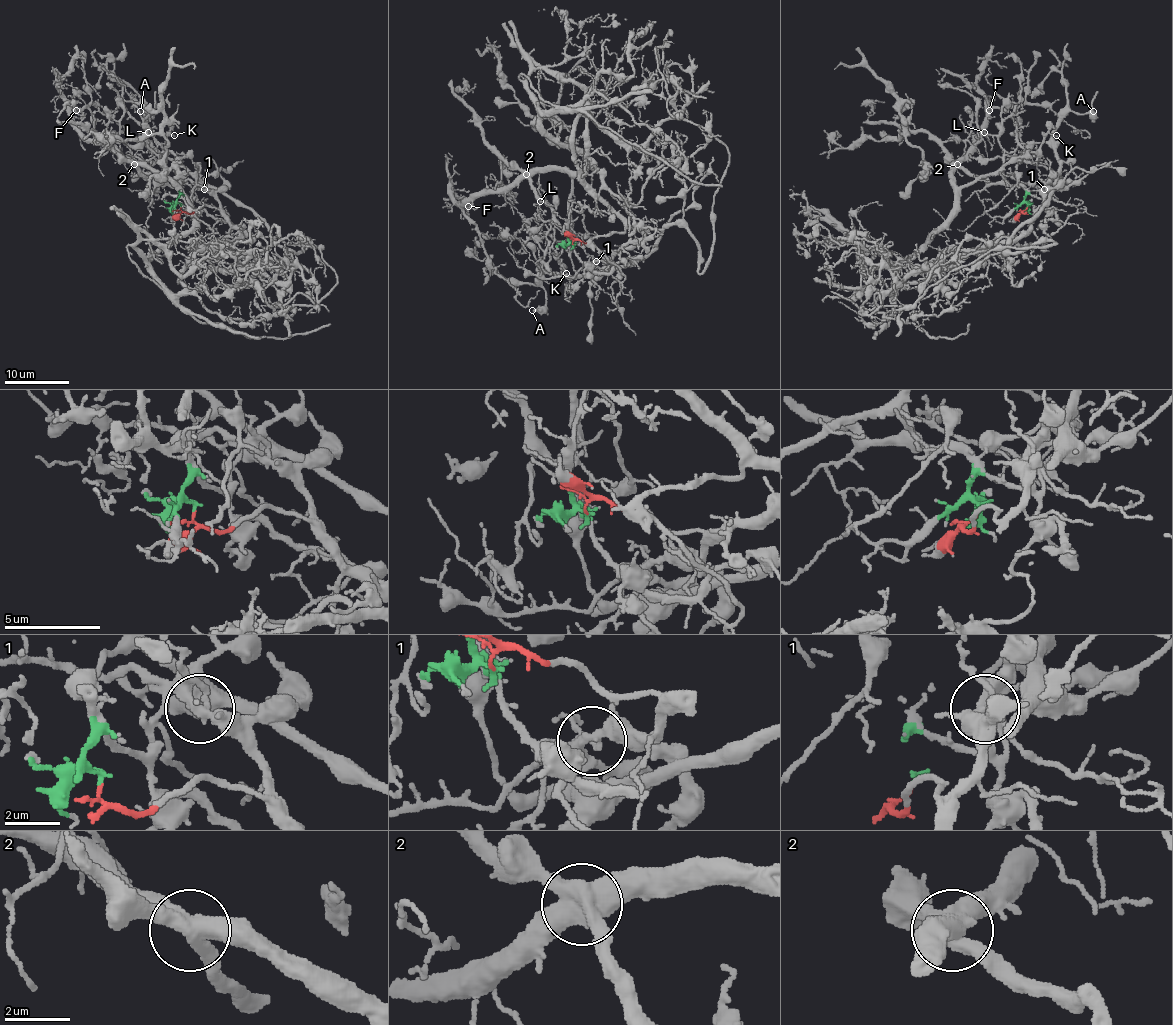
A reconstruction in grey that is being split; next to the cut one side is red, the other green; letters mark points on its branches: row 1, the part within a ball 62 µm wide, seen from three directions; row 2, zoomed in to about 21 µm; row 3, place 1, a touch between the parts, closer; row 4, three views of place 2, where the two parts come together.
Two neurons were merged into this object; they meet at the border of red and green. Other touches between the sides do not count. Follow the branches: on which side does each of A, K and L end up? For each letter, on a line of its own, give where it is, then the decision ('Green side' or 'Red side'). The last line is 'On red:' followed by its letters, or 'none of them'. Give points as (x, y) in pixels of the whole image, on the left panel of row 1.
A: Place: (140, 111). Red side
K: Place: (174, 135). Red side
L: Place: (148, 132). Green side
On red: A, K

